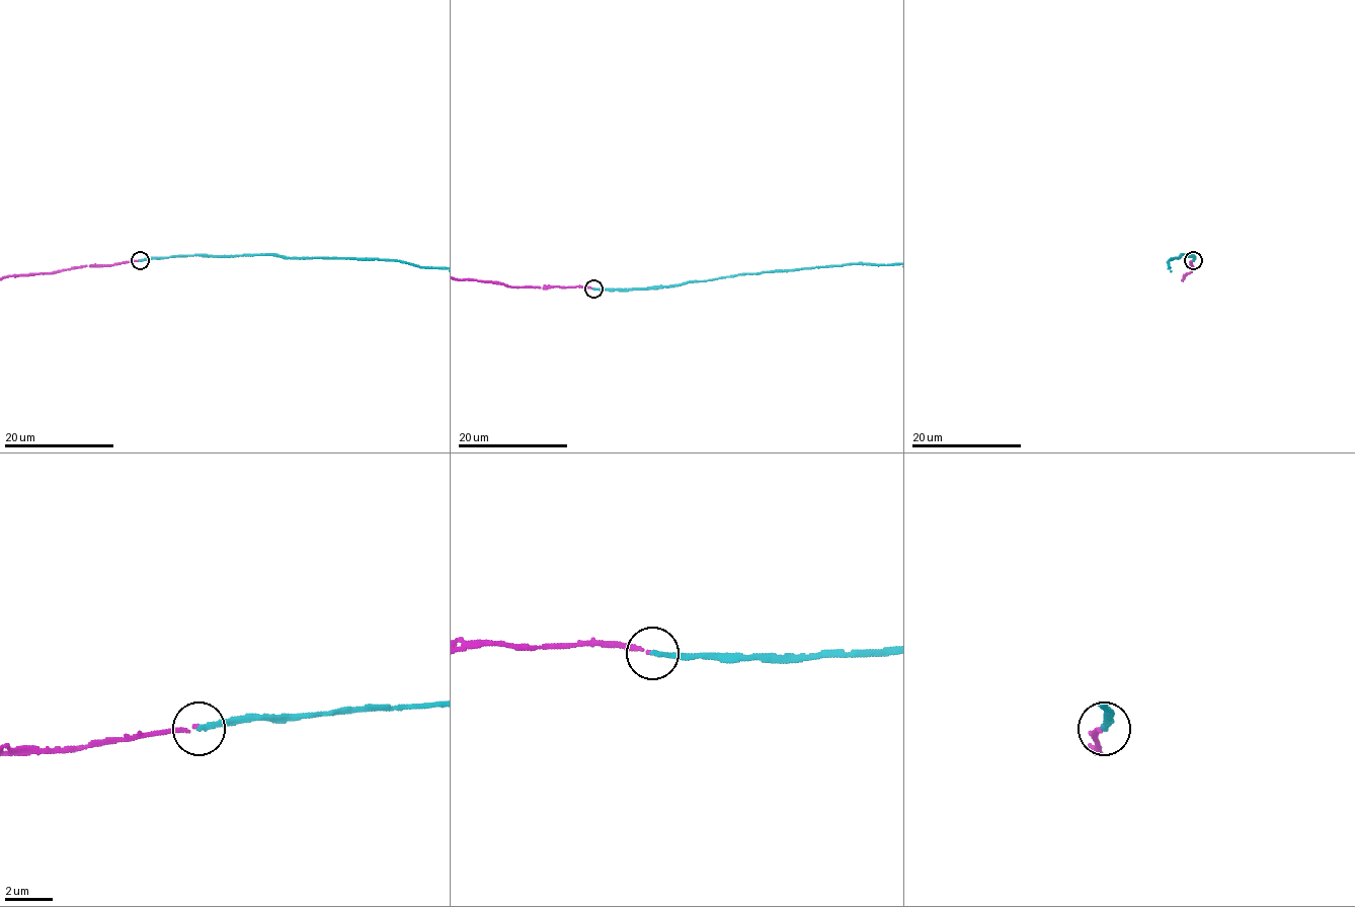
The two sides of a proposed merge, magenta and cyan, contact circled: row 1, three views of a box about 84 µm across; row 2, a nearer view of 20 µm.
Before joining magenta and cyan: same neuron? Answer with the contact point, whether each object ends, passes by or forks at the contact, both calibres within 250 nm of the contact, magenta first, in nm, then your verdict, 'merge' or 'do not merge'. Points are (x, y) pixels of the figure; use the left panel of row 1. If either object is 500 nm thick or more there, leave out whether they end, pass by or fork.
place (140, 260); magenta ends; cyan ends; calibres 130 and 190 nm; merge

